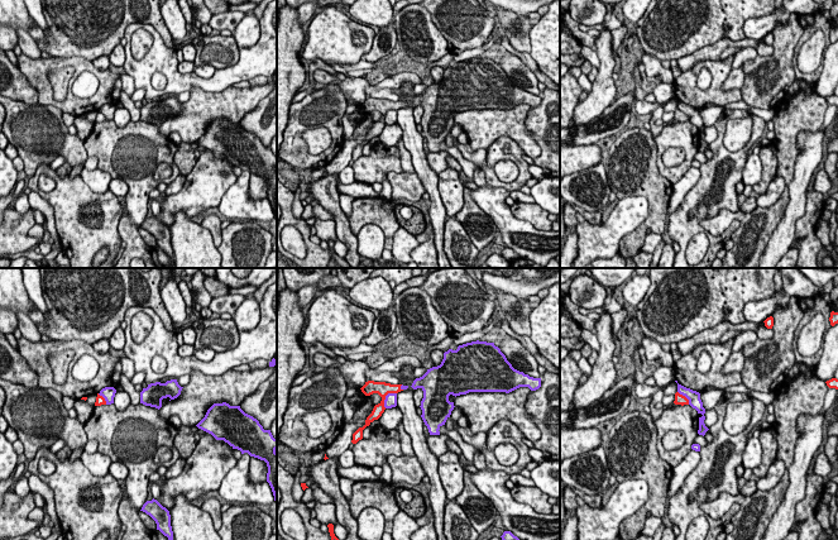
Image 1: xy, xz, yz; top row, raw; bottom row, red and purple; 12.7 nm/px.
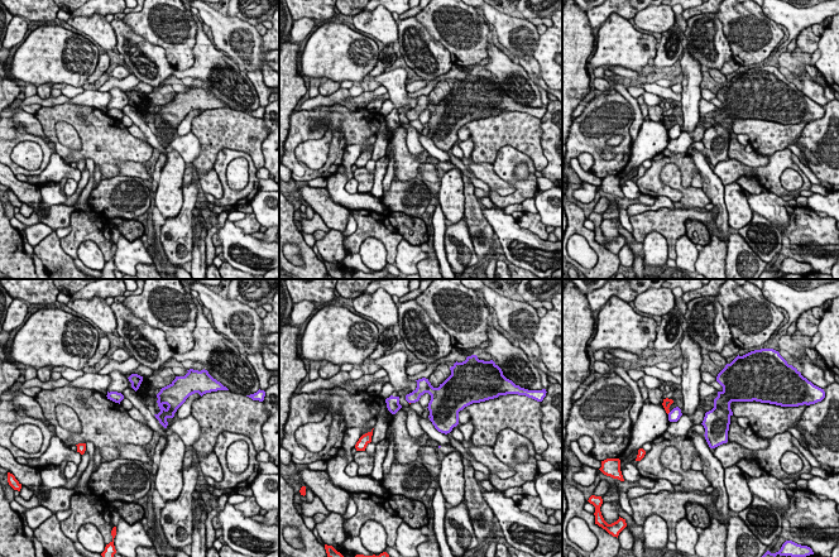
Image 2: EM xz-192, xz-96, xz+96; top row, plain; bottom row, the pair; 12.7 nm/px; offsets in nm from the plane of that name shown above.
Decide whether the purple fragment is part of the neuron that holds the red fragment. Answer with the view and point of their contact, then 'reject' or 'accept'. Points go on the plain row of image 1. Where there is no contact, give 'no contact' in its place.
xz (384, 114) | accept

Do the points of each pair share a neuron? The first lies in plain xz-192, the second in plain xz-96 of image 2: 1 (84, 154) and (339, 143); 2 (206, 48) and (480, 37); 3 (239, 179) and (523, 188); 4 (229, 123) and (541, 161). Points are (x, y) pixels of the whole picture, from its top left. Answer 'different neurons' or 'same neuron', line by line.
1: different neurons
2: different neurons
3: different neurons
4: same neuron

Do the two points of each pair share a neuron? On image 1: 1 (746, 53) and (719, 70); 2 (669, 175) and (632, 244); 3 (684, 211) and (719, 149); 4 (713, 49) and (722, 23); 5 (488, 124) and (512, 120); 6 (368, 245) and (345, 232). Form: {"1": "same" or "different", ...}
{"1": "different", "2": "different", "3": "same", "4": "different", "5": "same", "6": "different"}

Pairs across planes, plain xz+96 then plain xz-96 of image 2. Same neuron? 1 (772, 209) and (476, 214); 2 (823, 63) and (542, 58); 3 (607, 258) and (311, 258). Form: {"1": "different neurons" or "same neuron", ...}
{"1": "different neurons", "2": "same neuron", "3": "same neuron"}

